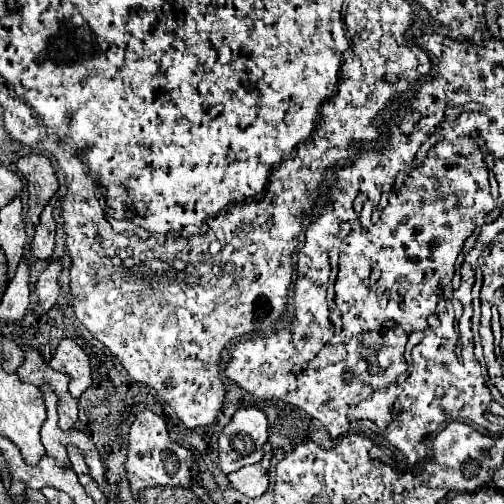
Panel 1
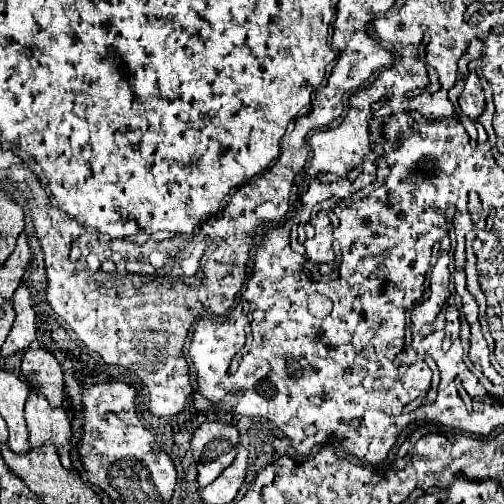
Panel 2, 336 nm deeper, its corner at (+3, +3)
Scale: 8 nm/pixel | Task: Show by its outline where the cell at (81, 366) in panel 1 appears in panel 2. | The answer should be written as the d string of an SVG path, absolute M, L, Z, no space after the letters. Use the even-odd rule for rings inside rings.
M31 347L23 355L21 373L39 385L41 393L47 397L51 407L63 405L63 391L65 391L65 379L63 369L55 355L43 347Z

